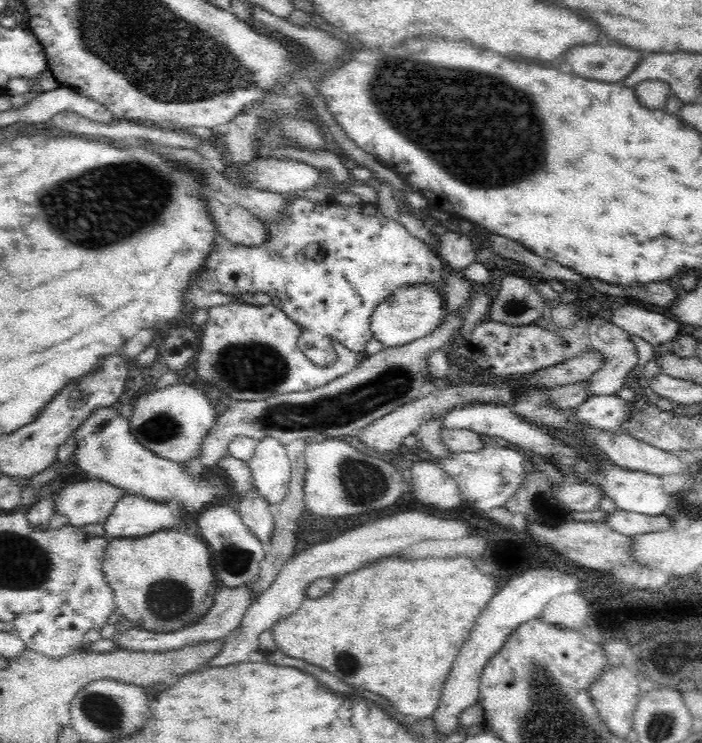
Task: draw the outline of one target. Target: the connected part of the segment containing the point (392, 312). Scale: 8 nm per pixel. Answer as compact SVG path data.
M414 284L398 288L393 296L382 302L370 317L373 338L385 346L408 344L432 334L432 330L444 321L444 297L442 289L432 284Z

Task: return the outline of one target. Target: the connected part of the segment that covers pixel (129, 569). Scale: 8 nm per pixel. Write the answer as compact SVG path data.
M165 528L141 537L115 537L107 544L102 570L114 591L117 613L139 628L174 632L198 622L214 604L220 585L210 563L210 549L198 531Z

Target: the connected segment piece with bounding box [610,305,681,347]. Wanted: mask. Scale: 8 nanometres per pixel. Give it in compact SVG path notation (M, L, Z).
M622 306L614 310L610 322L625 330L630 336L640 336L652 346L673 340L680 332L681 324L664 314L651 312L636 306Z

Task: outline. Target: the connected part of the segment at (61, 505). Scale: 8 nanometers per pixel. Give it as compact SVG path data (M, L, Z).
M88 478L62 489L56 499L55 513L64 515L75 527L104 524L118 499L128 494L128 490L116 488L113 483Z

